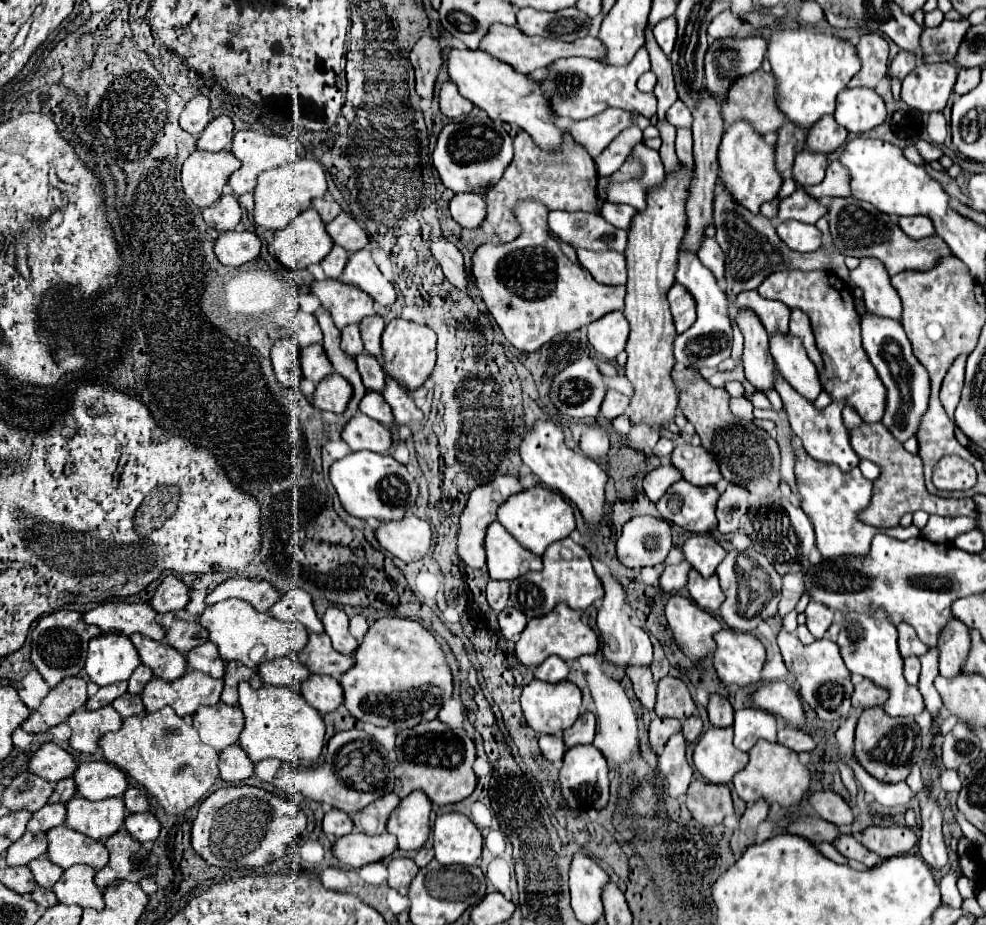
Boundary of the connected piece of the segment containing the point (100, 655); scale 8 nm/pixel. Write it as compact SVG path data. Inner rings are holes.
M103 633L101 637L89 641L85 671L99 687L127 681L139 665L139 653L125 635Z

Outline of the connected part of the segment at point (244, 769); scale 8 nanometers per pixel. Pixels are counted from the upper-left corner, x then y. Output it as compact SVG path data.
M229 745L219 753L219 771L223 781L237 783L249 779L255 773L255 765L239 745Z

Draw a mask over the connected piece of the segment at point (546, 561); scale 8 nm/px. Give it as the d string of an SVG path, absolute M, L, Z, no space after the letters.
M571 537L561 539L547 547L543 555L543 569L537 573L525 573L511 583L511 605L523 611L527 617L541 617L549 613L557 603L569 603L571 609L585 611L595 599L603 597L603 585L593 571L587 551Z

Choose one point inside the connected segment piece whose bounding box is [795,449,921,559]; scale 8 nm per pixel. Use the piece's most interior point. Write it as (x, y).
(832, 499)

